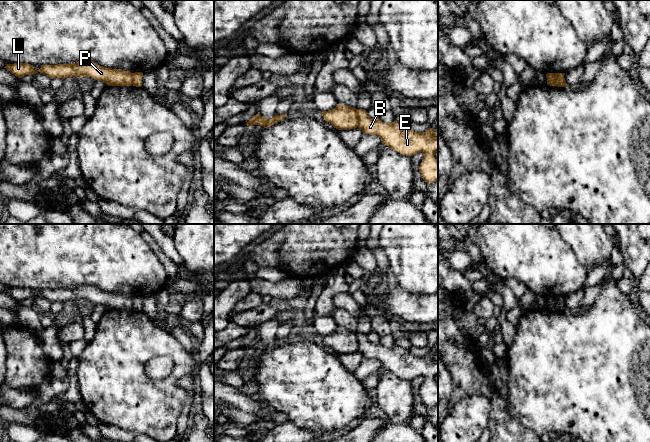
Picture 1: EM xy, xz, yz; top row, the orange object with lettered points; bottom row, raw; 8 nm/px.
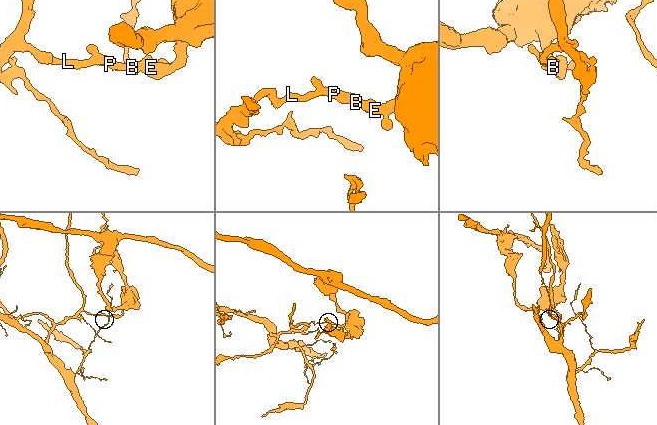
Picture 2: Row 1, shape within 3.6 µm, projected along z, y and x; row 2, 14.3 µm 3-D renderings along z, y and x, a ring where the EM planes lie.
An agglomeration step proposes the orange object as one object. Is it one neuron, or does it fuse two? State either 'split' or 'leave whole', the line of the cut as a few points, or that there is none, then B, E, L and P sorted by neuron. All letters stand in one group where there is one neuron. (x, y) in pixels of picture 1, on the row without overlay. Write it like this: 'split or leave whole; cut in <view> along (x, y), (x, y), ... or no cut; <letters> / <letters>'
split; cut in xz along (356, 333), (358, 350); B E / L P

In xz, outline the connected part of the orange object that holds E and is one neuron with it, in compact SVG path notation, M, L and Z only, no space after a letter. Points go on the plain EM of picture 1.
M357 333L358 352L369 359L377 359L382 367L402 379L411 381L416 377L424 378L419 395L427 407L438 405L438 385L434 382L438 375L438 352L425 356L414 356L409 350L394 345L384 347L369 341L365 333Z

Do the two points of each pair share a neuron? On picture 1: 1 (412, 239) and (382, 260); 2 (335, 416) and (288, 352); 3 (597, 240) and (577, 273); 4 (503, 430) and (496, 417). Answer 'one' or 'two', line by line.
1: two
2: one
3: two
4: one

